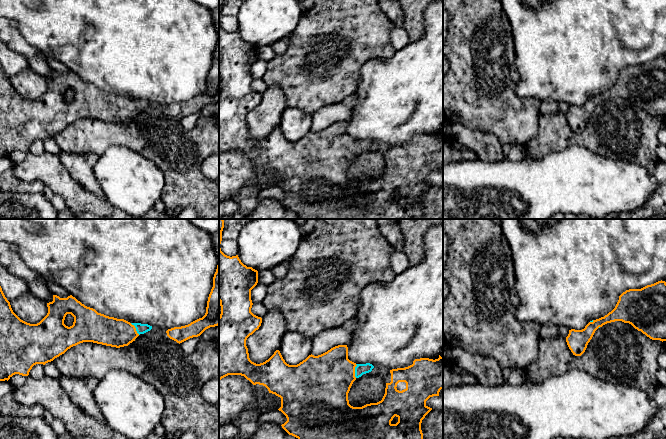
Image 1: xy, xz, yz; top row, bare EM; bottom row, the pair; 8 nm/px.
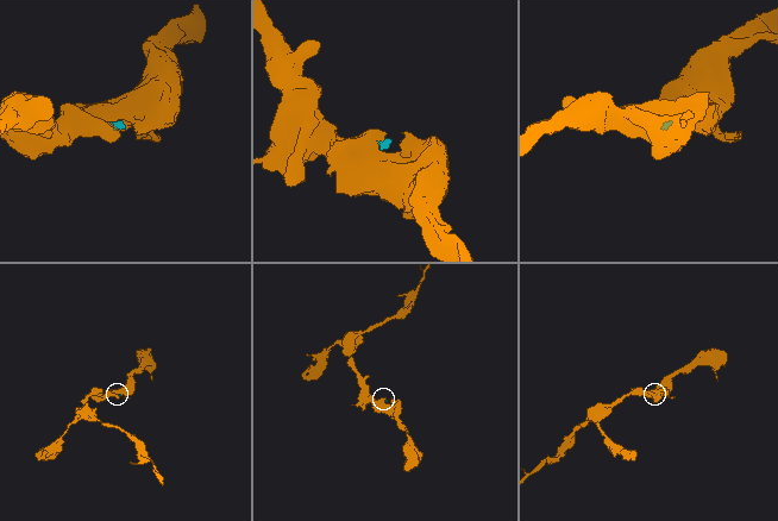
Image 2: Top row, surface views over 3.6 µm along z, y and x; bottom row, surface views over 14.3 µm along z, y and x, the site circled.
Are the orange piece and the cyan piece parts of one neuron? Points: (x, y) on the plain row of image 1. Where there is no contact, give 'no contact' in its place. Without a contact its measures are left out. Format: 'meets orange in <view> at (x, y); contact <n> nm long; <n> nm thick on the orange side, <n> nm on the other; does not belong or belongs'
meets orange in xz at (354, 147); contact 110 nm long; 420 nm thick on the orange side, 90 nm on the other; belongs

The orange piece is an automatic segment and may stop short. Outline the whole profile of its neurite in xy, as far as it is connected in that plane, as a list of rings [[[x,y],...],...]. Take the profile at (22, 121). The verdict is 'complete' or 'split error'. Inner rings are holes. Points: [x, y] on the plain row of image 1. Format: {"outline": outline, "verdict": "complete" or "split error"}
{"outline": [[[0,62],[0,157],[8,157],[15,150],[28,152],[34,141],[45,141],[80,119],[93,118],[120,124],[128,122],[140,110],[152,105],[148,100],[130,99],[98,89],[72,71],[67,74],[53,71],[47,83],[48,89],[39,99],[27,99],[13,88]],[[67,90],[74,93],[73,101],[70,103],[64,100]]], "verdict": "split error"}

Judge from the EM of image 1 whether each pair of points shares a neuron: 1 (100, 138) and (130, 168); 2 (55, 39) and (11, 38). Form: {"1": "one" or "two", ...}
{"1": "two", "2": "two"}

